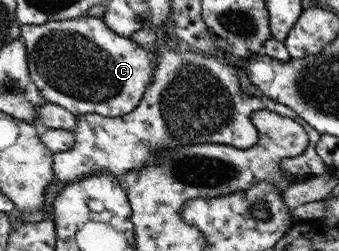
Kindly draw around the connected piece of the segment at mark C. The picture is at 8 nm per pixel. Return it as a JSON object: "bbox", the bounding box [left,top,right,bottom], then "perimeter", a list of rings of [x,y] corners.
{"bbox":[22,16,154,117],"perimeter":[[[87,16],[42,25],[22,26],[22,41],[34,84],[43,94],[44,102],[58,104],[76,116],[96,113],[105,117],[123,117],[137,109],[154,77],[153,49],[141,47],[126,35],[116,34],[101,17]]]}

